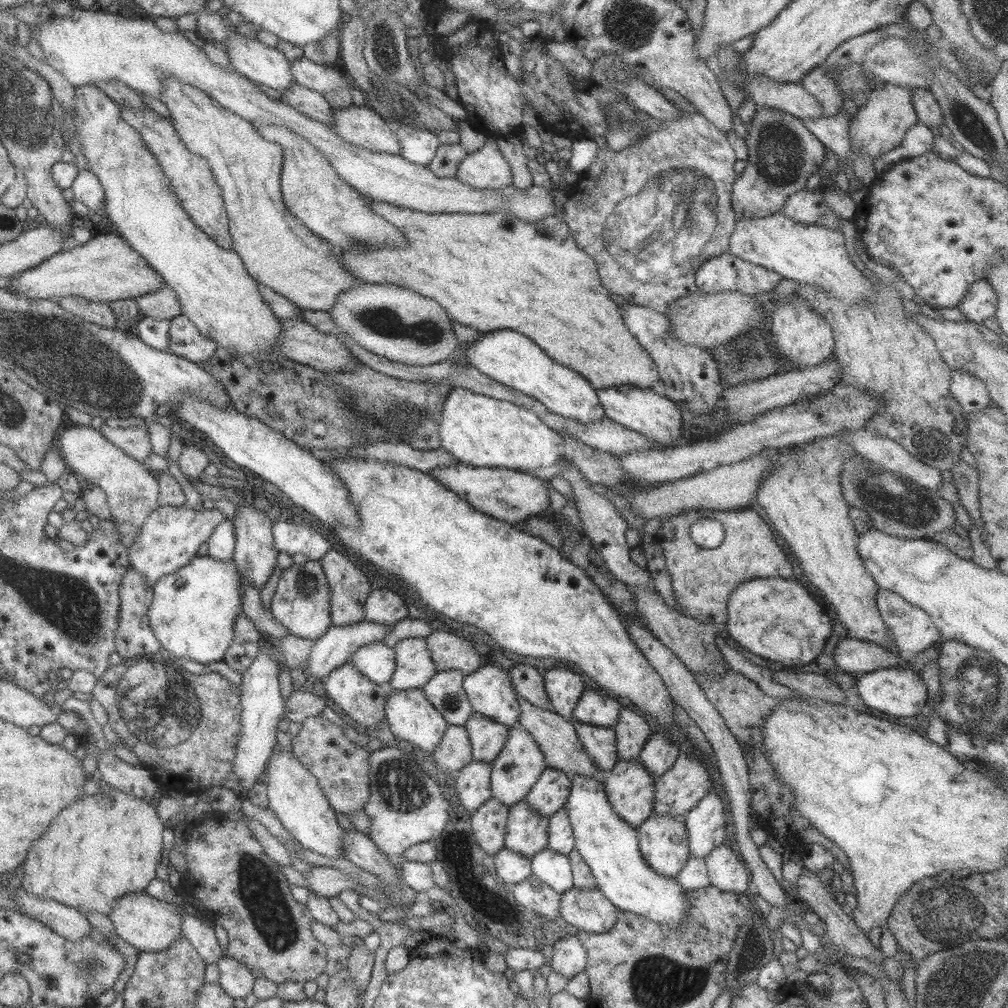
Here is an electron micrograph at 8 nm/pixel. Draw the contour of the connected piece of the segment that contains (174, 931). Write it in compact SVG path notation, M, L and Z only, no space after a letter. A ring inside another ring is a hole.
M146 892L124 895L109 913L115 934L141 952L159 952L169 948L177 940L184 940L181 913L174 904L152 898Z

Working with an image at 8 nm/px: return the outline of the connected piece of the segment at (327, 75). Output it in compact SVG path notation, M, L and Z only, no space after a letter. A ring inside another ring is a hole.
M306 57L294 59L290 65L295 84L322 93L332 90L346 90L349 86L344 74L334 65L315 64Z

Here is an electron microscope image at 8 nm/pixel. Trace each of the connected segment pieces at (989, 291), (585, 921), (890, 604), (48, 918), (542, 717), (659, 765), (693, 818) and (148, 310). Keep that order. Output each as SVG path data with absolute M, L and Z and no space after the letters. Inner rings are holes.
M978 279L971 284L957 307L963 314L963 320L982 323L986 318L995 316L996 306L998 306L996 289L990 285L988 279Z
M573 887L561 896L560 917L582 932L603 934L617 922L616 906L600 890Z
M878 588L876 602L884 623L888 625L888 635L894 639L895 650L905 655L913 655L941 640L941 632L934 626L932 618L921 608L906 602L895 592Z
M22 888L15 890L15 896L11 896L11 899L15 906L20 907L21 914L42 922L66 940L79 942L90 938L92 926L89 925L87 916L76 908L60 904L56 900L41 900Z
M518 695L518 700L521 708L519 722L532 734L532 738L540 746L548 767L562 770L570 779L574 779L574 775L584 775L584 777L594 777L600 783L605 784L604 772L600 768L596 768L596 764L592 762L592 758L584 752L572 721L566 720L566 718L556 714L554 711L542 709L528 702L528 700L522 698L520 695Z
M655 732L648 738L637 760L654 777L662 776L676 762L680 749L663 733Z
M712 790L684 815L686 830L690 836L691 856L705 858L726 840L724 805L722 796Z
M166 284L147 295L136 297L135 300L139 306L140 314L144 314L146 317L172 320L182 314L182 305L176 292Z

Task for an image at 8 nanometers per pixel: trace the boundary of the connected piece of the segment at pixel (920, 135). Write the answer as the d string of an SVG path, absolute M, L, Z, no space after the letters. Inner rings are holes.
M918 123L904 135L902 142L875 160L875 169L877 171L885 171L890 169L892 165L920 156L932 150L935 136L927 124Z

